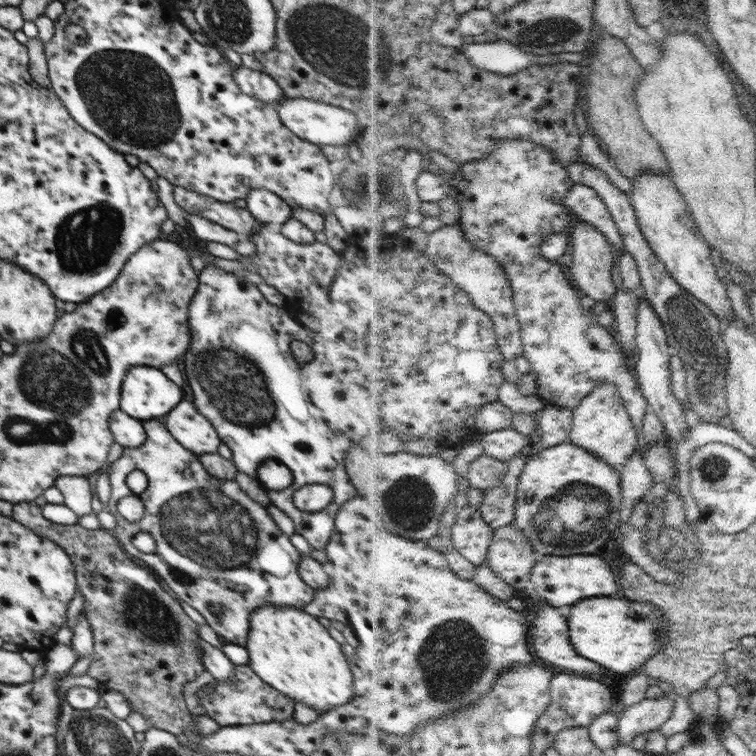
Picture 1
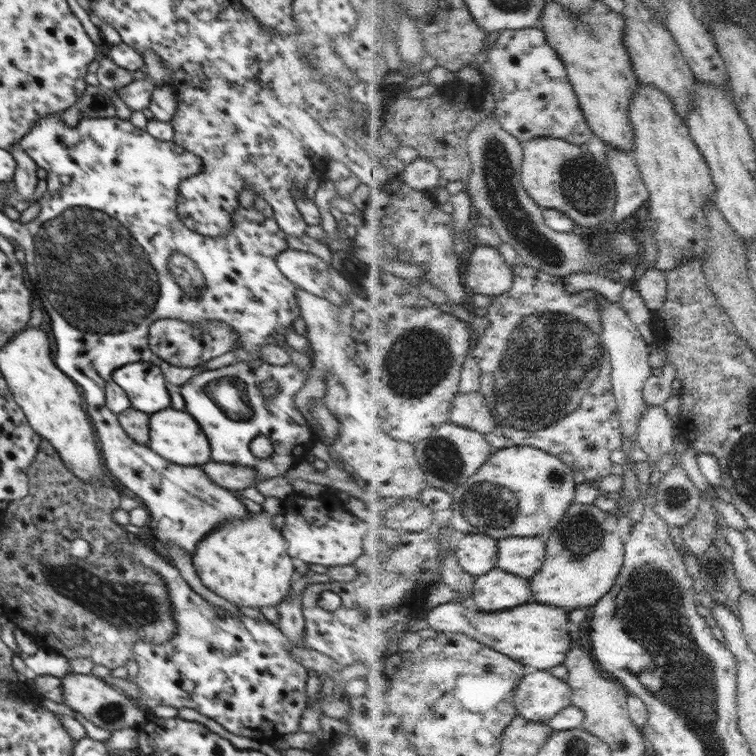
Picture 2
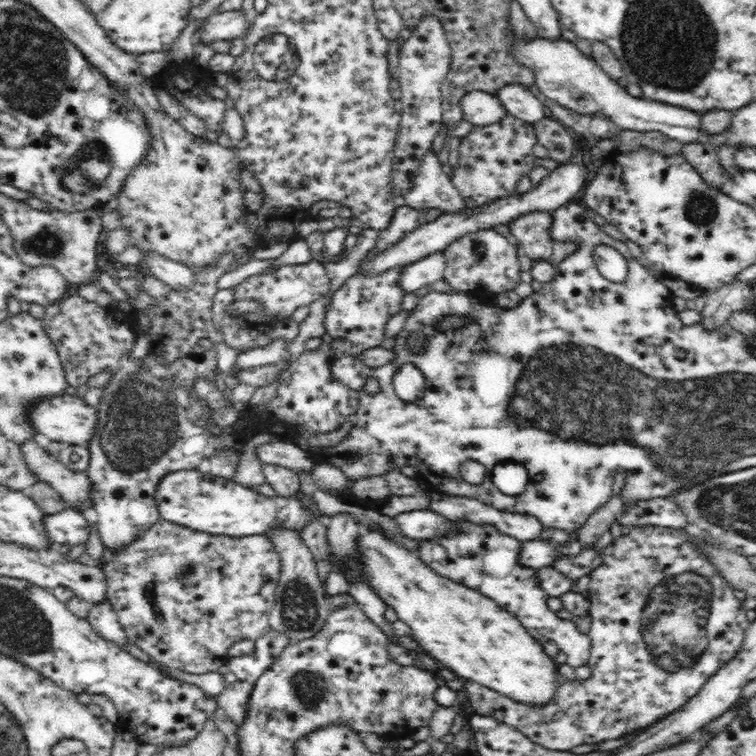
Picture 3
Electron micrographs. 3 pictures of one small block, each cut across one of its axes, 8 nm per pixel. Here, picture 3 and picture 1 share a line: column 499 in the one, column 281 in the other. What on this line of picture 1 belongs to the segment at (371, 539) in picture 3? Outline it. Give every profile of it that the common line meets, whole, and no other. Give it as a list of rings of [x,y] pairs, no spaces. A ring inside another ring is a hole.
[[[274,604],[256,608],[249,617],[247,640],[244,647],[249,654],[249,668],[294,702],[302,702],[322,713],[348,703],[355,696],[351,660],[342,652],[341,640],[327,631],[318,617],[303,609]]]

